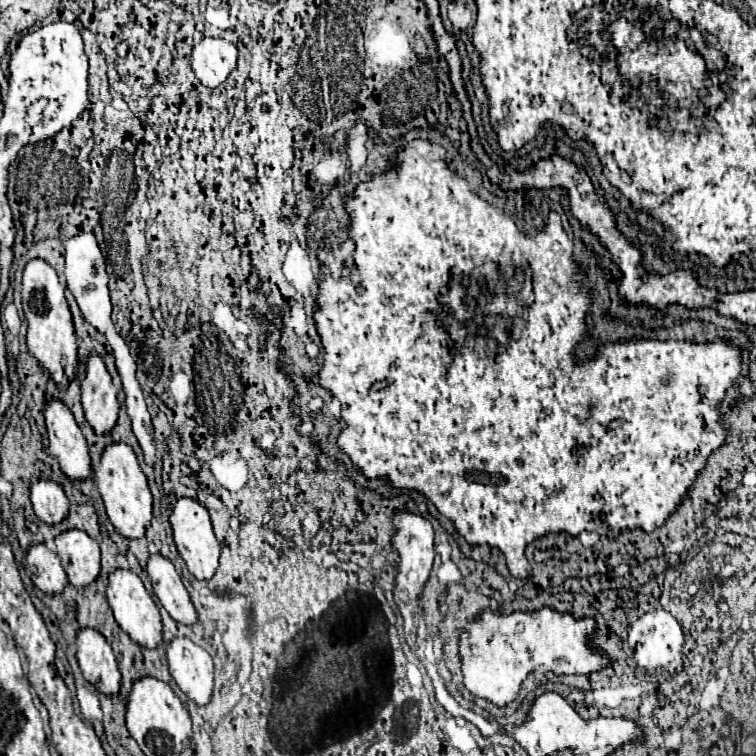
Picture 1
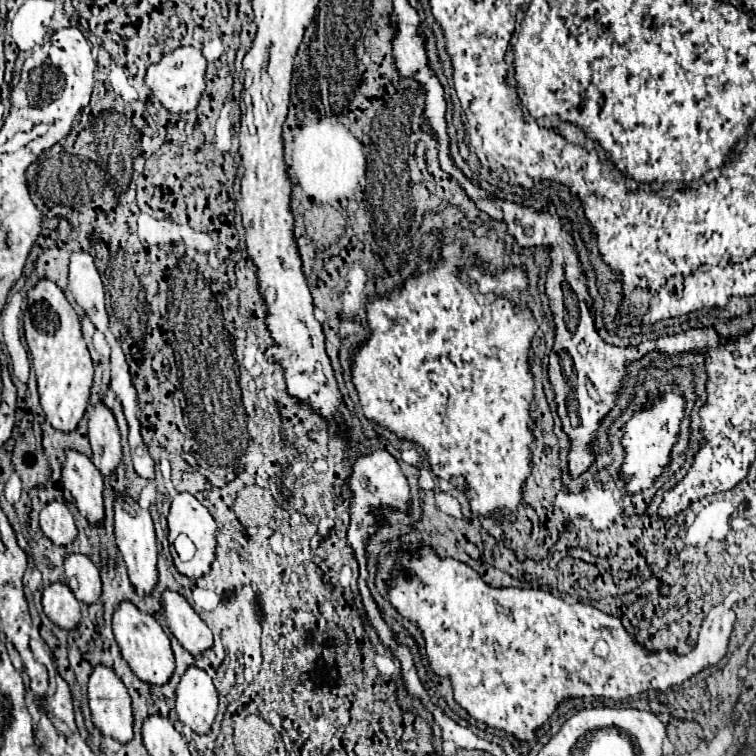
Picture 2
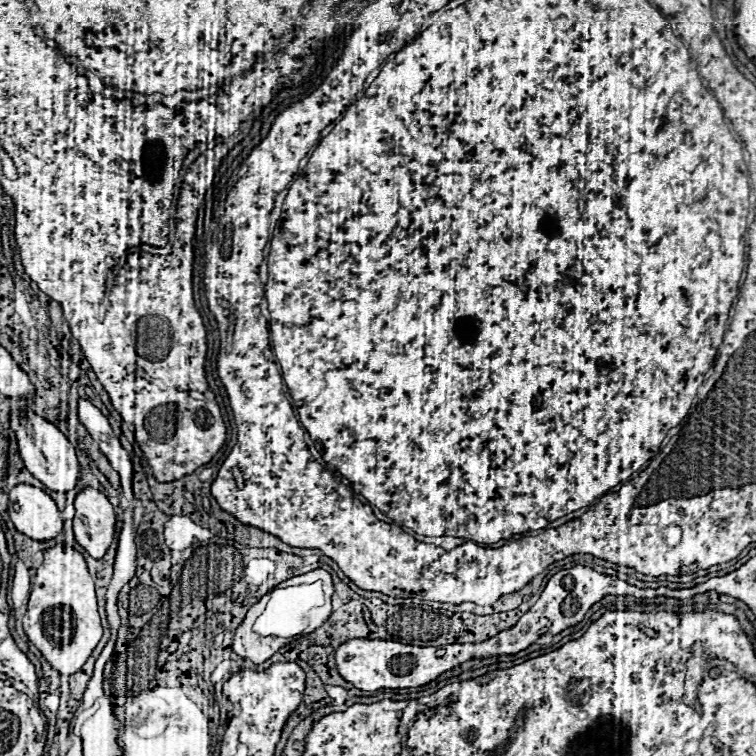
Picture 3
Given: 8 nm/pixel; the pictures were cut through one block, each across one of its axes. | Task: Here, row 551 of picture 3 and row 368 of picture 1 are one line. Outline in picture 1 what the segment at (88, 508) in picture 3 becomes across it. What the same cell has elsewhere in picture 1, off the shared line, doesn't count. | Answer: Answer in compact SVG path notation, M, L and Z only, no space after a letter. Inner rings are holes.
M98 352L88 354L86 360L86 376L80 382L82 390L82 406L88 424L96 434L106 434L112 430L118 418L118 400L116 386L106 370L104 358Z

